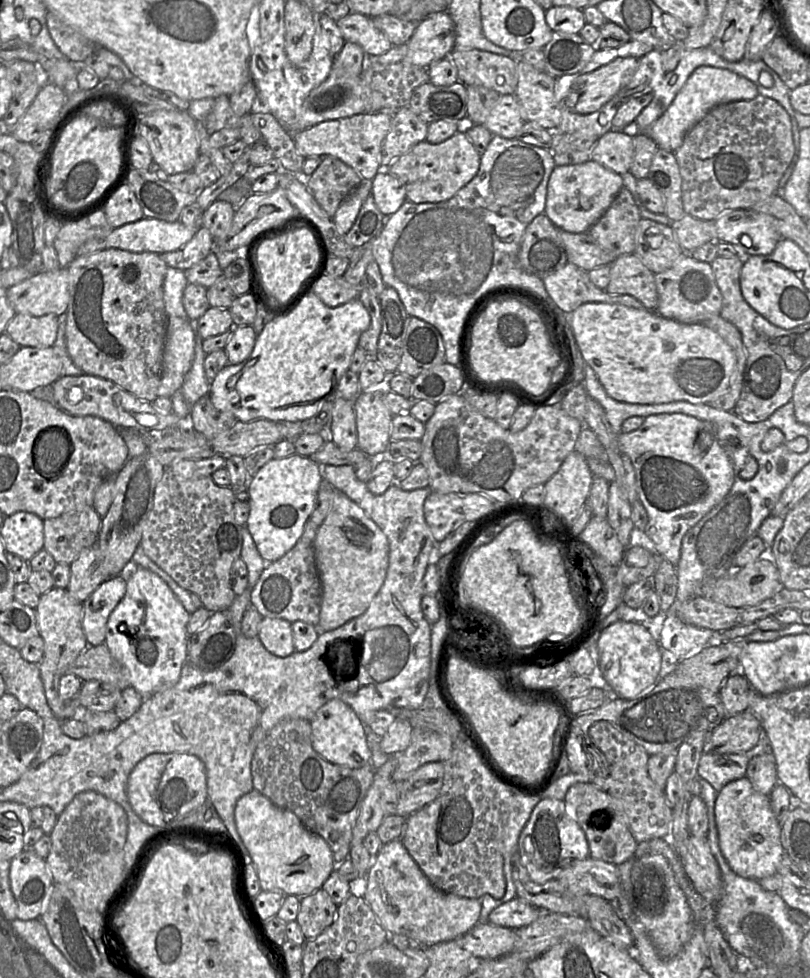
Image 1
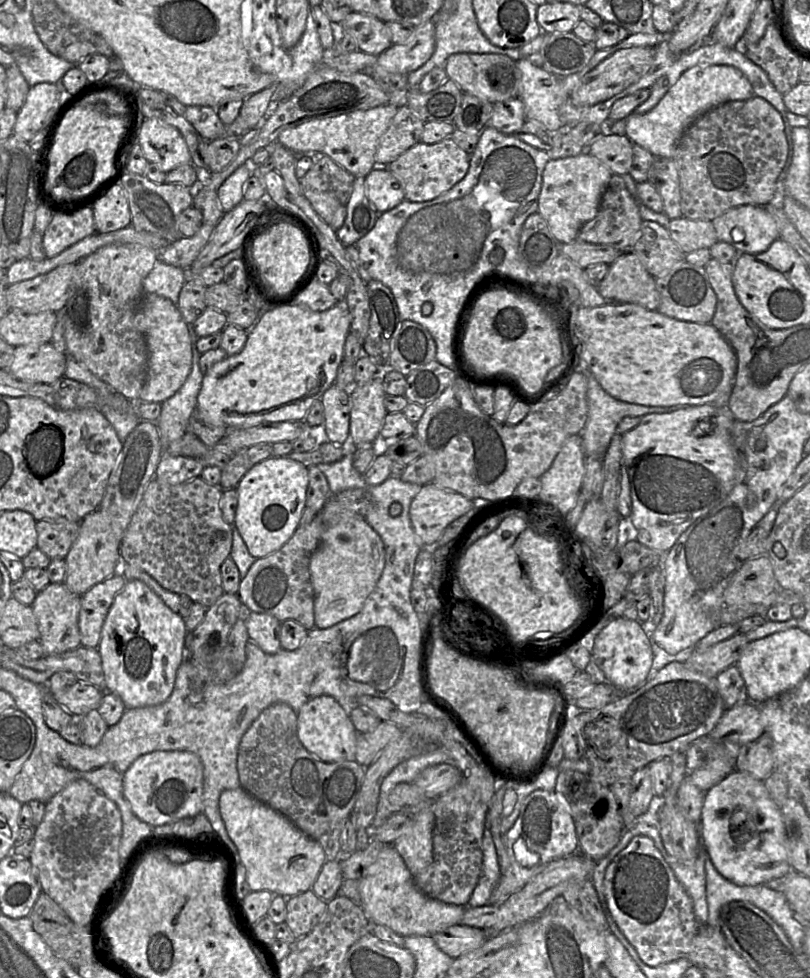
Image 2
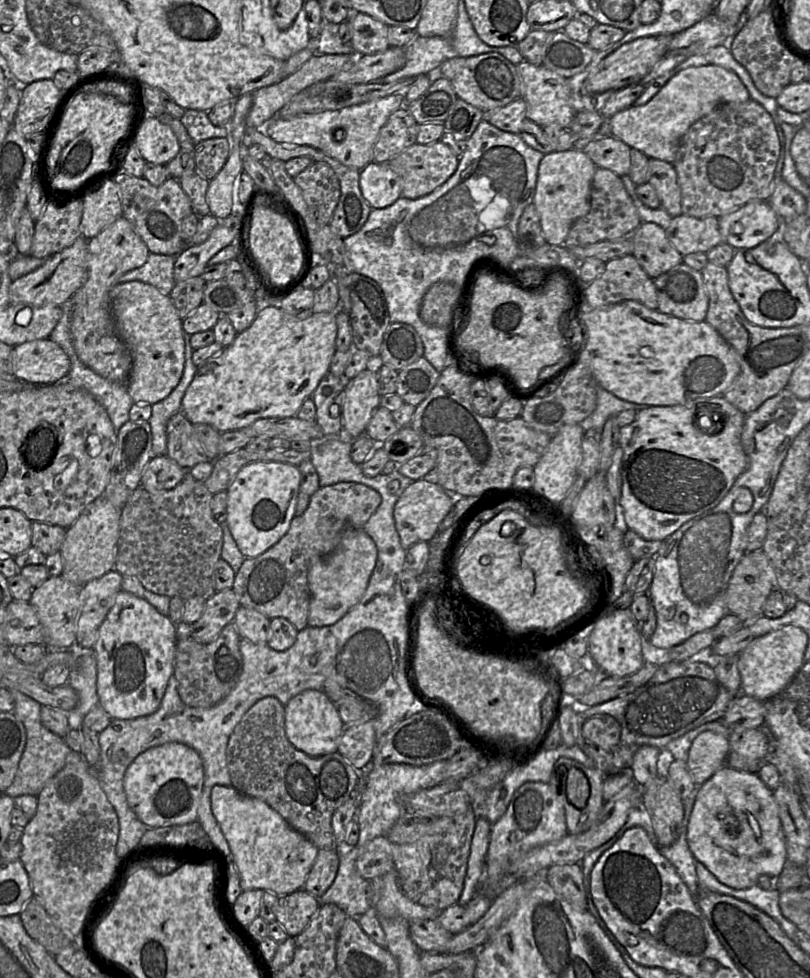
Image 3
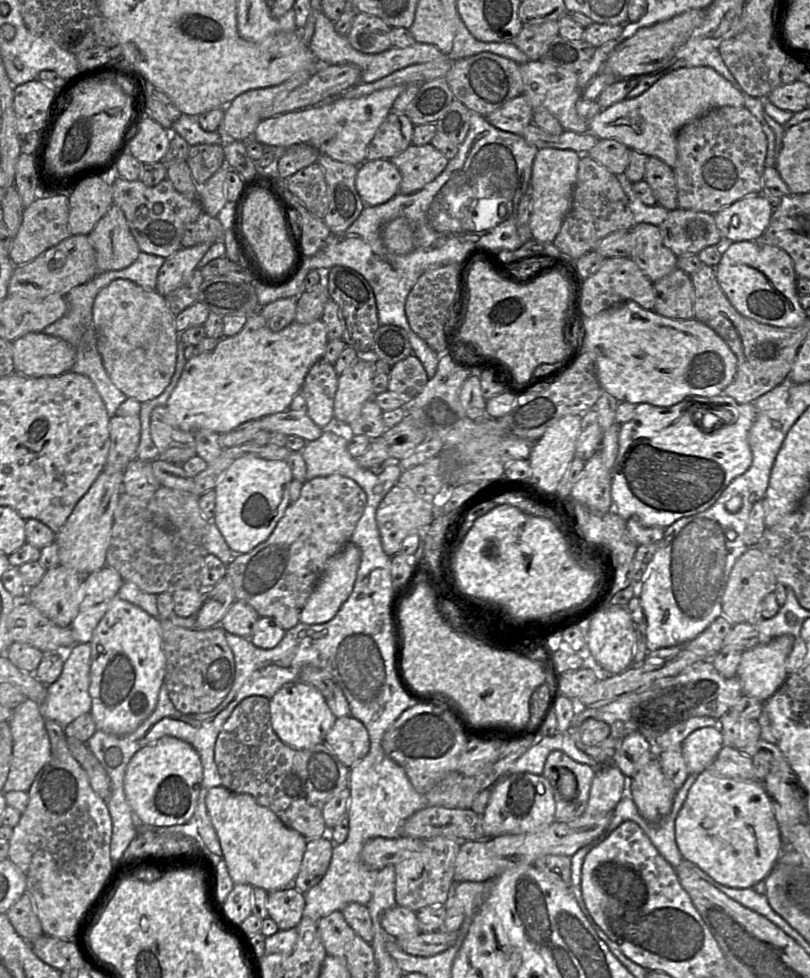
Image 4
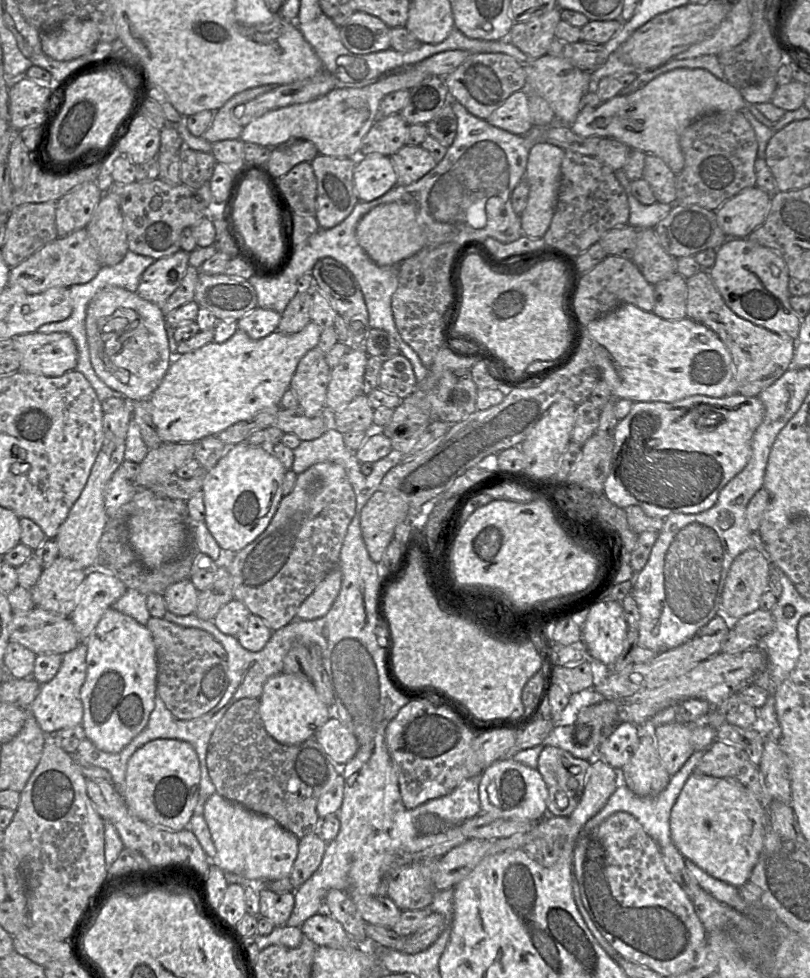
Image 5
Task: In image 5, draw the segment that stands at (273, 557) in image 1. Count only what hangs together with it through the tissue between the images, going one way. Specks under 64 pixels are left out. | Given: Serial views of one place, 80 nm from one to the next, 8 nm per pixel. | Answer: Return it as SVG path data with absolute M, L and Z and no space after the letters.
M247 442L234 445L214 467L206 470L201 490L204 502L203 523L223 550L238 552L266 529L284 496L283 481L287 470L278 458L260 445Z

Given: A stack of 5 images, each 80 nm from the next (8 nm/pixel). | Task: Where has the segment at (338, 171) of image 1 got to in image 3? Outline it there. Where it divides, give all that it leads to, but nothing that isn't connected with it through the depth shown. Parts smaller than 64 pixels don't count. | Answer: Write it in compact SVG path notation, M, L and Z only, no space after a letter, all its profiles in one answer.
M314 161L294 181L318 222L329 225L341 194L334 170L325 162Z

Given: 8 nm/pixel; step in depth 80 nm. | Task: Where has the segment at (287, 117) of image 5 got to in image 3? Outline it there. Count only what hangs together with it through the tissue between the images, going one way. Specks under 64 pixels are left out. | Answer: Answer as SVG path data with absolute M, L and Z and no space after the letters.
M397 92L386 97L339 110L327 110L312 114L297 115L289 119L278 119L265 126L265 133L278 143L311 146L358 170L373 162L374 145L380 129L389 116L405 106L404 93Z

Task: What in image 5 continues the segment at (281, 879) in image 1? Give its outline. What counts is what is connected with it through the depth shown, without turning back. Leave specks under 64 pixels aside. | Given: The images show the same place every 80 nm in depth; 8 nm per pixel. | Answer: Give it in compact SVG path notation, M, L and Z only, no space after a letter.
M214 793L204 806L204 817L216 848L213 864L249 881L289 877L298 855L299 838L271 817L252 812Z

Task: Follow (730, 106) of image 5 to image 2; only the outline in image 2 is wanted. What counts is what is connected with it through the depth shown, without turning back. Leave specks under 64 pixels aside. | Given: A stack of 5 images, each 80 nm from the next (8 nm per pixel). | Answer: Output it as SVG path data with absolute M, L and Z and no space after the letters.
M698 64L686 70L652 110L628 116L625 119L625 135L633 144L648 150L654 157L674 158L683 133L701 115L720 104L747 100L753 96L749 80L737 68Z

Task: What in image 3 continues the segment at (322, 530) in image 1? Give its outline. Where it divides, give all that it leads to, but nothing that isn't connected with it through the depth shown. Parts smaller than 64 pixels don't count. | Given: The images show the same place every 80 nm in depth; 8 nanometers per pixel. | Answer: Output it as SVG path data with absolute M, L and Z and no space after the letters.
M346 528L338 546L327 556L315 560L308 571L310 605L308 625L311 627L330 626L343 618L363 597L377 561L377 547L362 528Z

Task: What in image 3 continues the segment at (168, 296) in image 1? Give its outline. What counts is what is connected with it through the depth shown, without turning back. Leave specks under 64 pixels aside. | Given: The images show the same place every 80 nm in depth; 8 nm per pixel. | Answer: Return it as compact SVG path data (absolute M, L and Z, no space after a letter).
M150 253L143 266L124 274L119 283L139 281L157 288L165 295L170 295L176 284L174 279L175 257Z

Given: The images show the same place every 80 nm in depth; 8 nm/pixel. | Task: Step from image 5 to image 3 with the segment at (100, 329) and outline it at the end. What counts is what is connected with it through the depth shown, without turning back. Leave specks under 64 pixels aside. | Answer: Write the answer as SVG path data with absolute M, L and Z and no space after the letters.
M139 281L116 284L109 293L117 335L129 349L132 367L125 384L134 403L154 404L166 398L179 384L185 367L183 319L169 295Z

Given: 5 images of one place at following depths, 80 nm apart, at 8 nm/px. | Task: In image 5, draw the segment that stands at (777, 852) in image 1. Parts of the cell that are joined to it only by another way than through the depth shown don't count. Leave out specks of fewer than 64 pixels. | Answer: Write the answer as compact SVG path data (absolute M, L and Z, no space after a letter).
M692 773L685 783L670 815L672 842L685 859L691 860L709 875L735 887L749 881L763 850L768 825L767 810L744 785L732 778L717 778Z

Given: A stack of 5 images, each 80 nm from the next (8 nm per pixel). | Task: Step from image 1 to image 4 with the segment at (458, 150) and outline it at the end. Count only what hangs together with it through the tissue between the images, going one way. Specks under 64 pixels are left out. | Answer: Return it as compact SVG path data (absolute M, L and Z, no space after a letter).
M430 143L410 145L390 159L401 173L399 193L413 194L435 180L447 167L449 159Z

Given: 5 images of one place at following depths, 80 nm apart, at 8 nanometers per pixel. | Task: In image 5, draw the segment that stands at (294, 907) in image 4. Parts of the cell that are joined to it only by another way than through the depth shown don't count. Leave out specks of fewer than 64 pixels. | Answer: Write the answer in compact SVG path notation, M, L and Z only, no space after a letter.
M261 889L260 913L268 918L275 926L285 926L295 905L295 893L276 893Z

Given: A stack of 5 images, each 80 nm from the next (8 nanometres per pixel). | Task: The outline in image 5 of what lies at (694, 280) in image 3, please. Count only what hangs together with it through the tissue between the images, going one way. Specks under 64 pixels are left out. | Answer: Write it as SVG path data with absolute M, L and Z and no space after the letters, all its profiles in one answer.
M675 273L654 285L653 313L665 320L680 320L687 317L686 278Z

